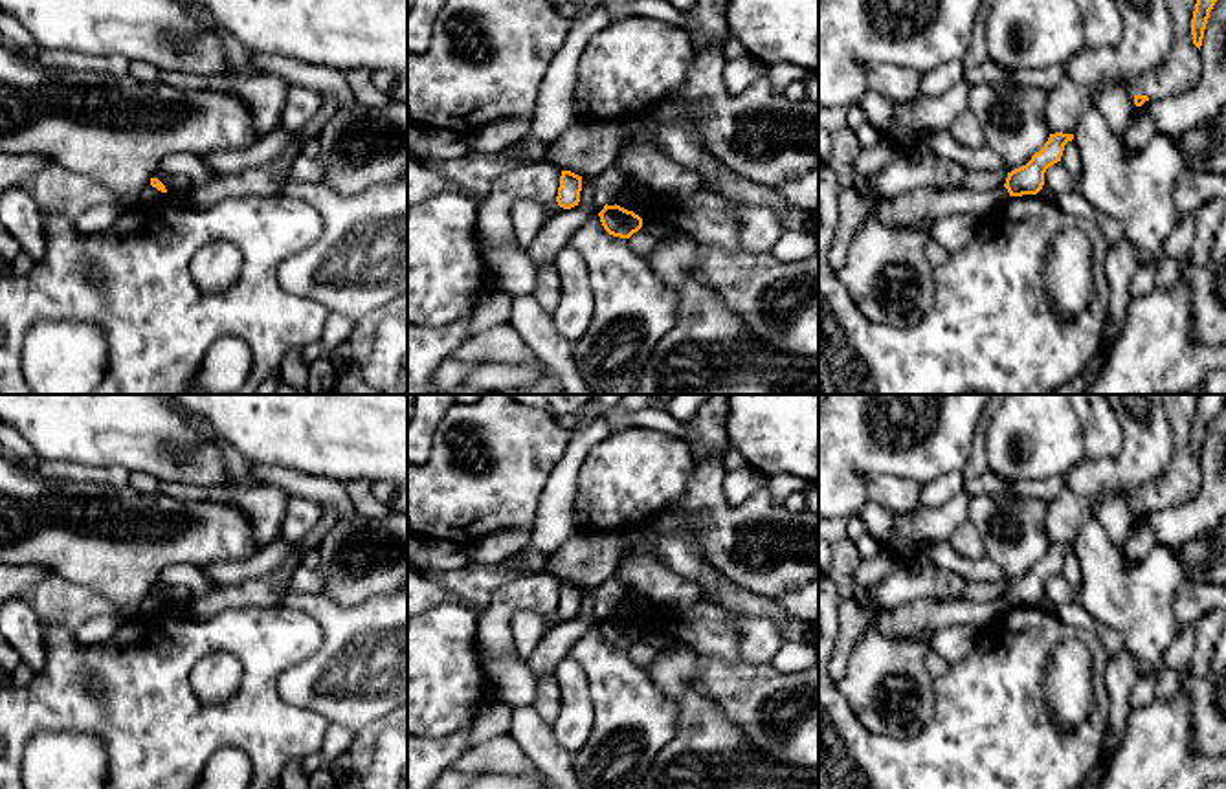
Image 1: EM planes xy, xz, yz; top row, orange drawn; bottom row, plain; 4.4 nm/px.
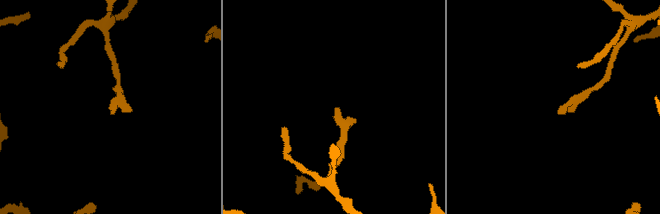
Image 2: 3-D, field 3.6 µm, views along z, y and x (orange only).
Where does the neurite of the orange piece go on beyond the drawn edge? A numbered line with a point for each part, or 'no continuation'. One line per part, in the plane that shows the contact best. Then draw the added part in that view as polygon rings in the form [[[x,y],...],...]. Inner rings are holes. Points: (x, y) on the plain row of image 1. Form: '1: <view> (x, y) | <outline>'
no continuation

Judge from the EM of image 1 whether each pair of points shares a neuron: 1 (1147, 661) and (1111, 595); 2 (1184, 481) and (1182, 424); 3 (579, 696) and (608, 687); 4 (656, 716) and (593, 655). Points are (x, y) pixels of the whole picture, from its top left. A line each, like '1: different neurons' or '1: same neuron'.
1: same neuron
2: same neuron
3: different neurons
4: same neuron

